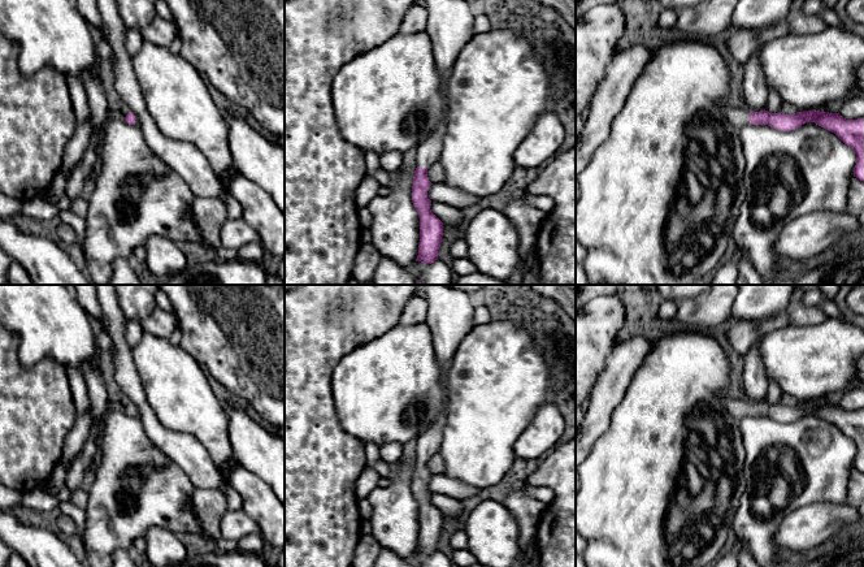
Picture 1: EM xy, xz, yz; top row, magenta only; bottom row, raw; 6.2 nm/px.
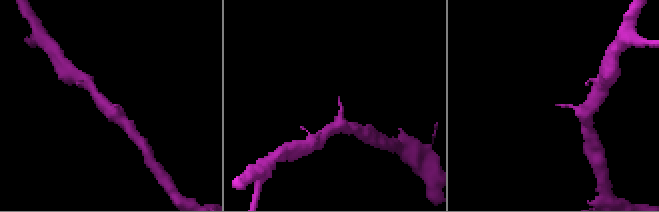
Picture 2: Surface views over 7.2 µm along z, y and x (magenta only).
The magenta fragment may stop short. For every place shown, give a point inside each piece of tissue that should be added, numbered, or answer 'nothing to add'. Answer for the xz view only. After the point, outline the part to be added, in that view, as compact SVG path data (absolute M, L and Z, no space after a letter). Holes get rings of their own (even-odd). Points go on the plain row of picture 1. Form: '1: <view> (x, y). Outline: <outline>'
1: xz (429, 441). Outline: M447 403L440 406L435 419L426 424L425 429L417 437L416 454L418 459L429 459L437 454L443 441L443 429L447 423L448 410Z

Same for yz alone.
1: yz (736, 408). Outline: M725 397L722 399L722 407L728 412L729 417L735 421L750 415L750 403L739 399Z

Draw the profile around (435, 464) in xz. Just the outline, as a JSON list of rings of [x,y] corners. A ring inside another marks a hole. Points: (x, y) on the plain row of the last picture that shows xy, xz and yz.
[[[439,453],[427,459],[427,469],[431,475],[444,475],[444,460]]]

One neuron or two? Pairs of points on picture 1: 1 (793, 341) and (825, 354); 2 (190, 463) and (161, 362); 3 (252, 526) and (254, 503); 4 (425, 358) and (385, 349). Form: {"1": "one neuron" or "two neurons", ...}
{"1": "one neuron", "2": "two neurons", "3": "two neurons", "4": "one neuron"}

